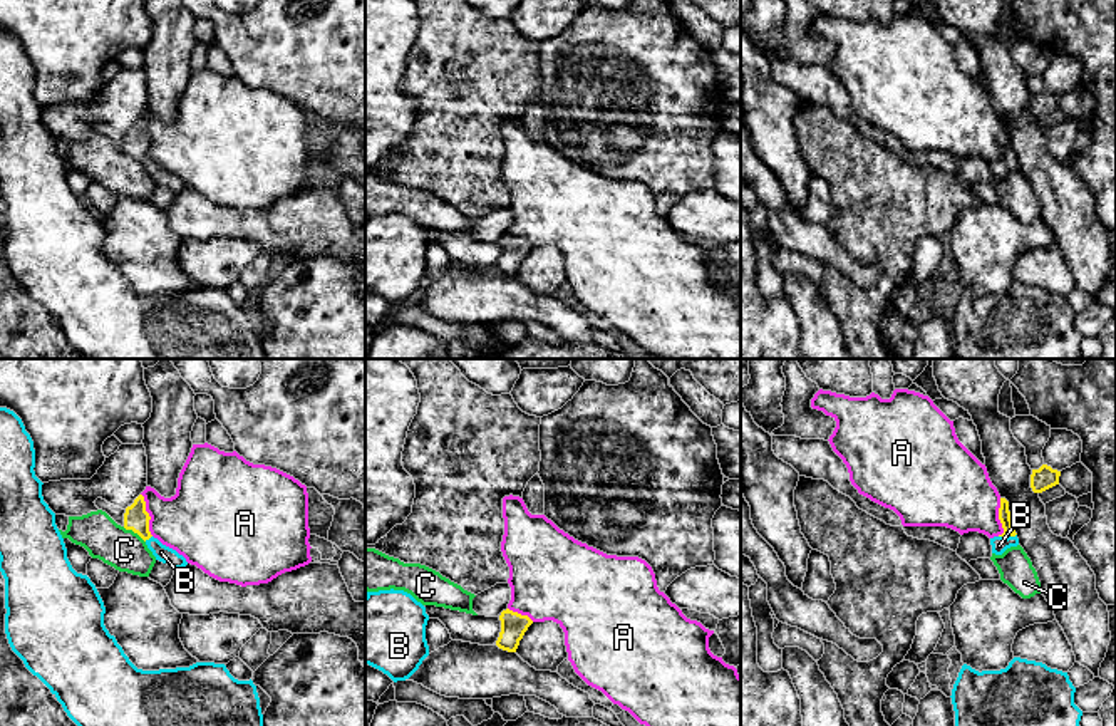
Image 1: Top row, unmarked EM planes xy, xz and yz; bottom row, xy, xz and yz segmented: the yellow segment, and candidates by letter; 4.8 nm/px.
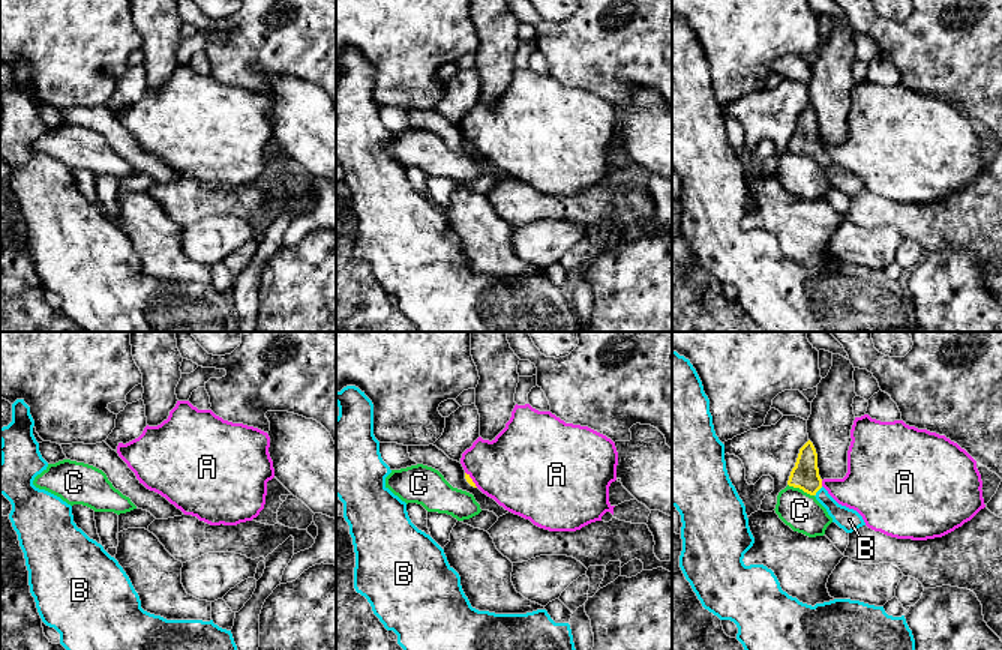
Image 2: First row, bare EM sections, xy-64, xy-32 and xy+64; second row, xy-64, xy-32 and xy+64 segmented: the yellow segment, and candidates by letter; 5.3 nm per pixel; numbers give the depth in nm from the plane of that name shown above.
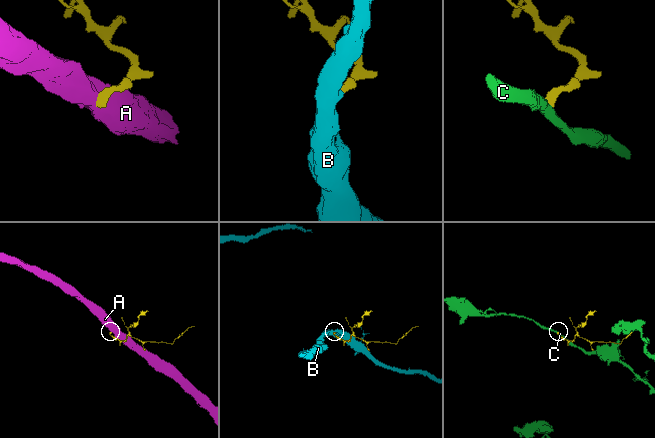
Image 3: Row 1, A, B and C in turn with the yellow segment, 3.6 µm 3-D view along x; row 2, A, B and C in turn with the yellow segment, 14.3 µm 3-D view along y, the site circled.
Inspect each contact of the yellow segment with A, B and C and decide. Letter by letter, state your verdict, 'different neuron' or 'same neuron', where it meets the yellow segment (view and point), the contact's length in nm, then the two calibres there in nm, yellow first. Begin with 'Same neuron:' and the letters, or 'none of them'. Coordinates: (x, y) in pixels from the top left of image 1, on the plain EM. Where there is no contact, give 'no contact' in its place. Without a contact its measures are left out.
Same neuron: B
A: different neuron | xy (148, 140) | 220 nm | 120/360 nm
B: same neuron | yz (1007, 160) | 90 nm | 60/80 nm
C: different neuron | xy (134, 156) | 130 nm | 120/200 nm

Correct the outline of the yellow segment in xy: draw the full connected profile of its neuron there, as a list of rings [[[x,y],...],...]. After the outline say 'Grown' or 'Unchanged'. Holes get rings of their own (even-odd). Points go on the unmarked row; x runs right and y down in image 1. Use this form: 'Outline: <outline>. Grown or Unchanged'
Outline: [[[139,119],[131,131],[126,132],[124,137],[124,153],[137,158],[152,176],[156,184],[171,189],[174,194],[188,189],[186,183],[179,179],[176,174],[163,169],[158,163],[154,163],[149,156],[149,137],[146,136],[144,121]]]. Grown

